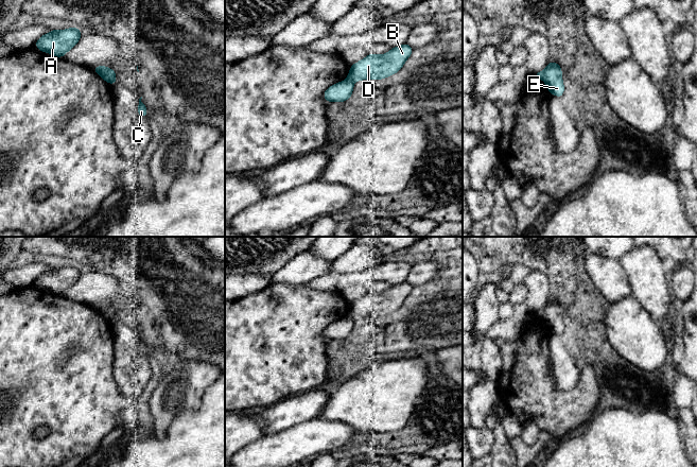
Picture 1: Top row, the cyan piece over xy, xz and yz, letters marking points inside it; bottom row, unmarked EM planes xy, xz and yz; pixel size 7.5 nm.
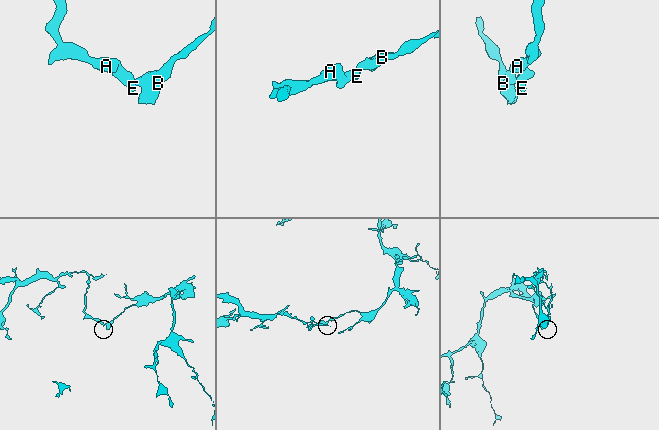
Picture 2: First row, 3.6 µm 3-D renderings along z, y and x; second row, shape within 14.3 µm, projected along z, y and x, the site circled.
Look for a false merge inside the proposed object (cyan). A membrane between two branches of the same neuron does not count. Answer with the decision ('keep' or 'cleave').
cleave

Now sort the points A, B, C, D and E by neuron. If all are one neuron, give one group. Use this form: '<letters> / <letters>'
A E / B C D

